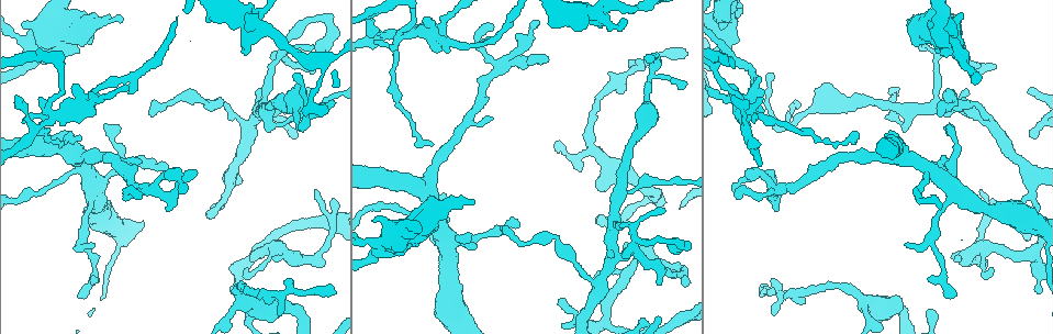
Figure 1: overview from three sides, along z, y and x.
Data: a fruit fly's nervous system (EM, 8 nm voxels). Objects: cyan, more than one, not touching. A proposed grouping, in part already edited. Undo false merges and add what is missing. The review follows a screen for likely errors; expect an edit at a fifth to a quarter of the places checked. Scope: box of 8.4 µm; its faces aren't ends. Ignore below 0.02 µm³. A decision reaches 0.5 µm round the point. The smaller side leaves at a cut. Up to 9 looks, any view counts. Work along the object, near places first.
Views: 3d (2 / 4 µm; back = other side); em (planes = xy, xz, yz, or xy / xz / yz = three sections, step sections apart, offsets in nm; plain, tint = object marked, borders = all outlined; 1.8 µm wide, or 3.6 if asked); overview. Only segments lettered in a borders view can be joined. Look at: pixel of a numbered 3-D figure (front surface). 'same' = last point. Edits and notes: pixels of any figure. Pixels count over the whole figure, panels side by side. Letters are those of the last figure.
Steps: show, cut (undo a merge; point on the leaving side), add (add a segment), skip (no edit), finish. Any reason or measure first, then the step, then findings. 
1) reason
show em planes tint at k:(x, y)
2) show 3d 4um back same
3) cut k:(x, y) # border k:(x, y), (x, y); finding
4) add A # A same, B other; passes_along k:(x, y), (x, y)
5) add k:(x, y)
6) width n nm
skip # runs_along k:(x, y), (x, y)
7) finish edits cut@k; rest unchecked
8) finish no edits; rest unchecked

branch stops here
show em xz step 4 borders at 1:(334, 292)

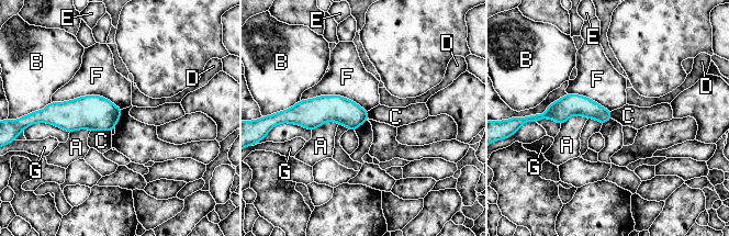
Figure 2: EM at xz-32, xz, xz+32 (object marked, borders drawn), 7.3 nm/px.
skip # A other, B other, C other, D other, E other, F other, G other; runs_along 2:(608, 113), (562, 109), (547, 115); no lettered segment goes on from it

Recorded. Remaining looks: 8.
free end
show em yz step 4 borders at 1:(935, 312)

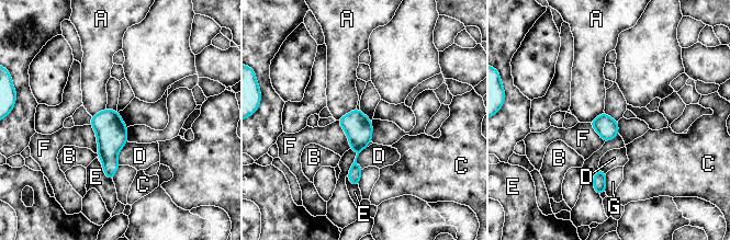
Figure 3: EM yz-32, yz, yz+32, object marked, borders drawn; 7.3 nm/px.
skip # A other, B other, C other, D other, E other, F other, G other; no lettered segment goes on from it

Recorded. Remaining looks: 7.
arms part here
show em planes borders at 1:(414, 31)

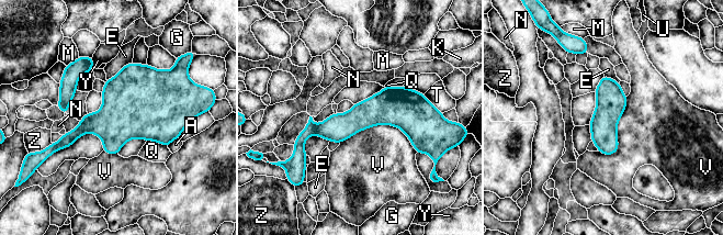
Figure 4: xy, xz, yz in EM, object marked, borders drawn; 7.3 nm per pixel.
width 220 nm
cut 4:(298, 157) # A other, E other, G other, K other, M other, N other, Q other, T other, U other, V other, Y other, Z other; border 4:(317, 126), (315, 132); two neurons meet here

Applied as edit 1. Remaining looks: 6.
redraw
show overview

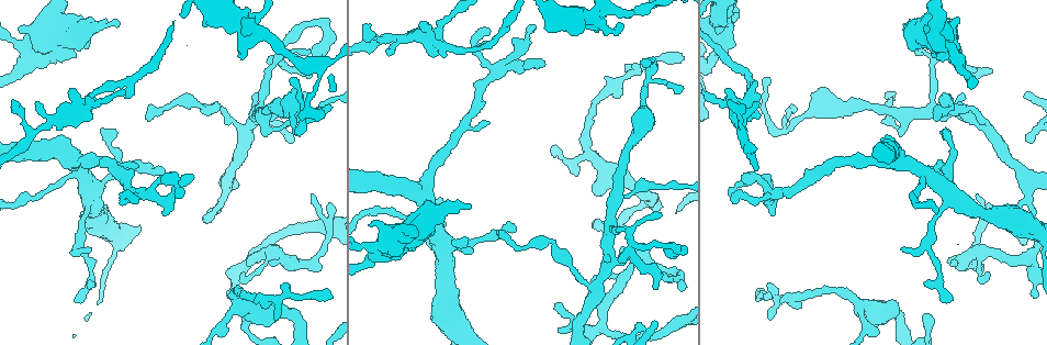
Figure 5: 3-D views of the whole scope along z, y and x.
thin neck
show 3d 4um at 5:(599, 283)

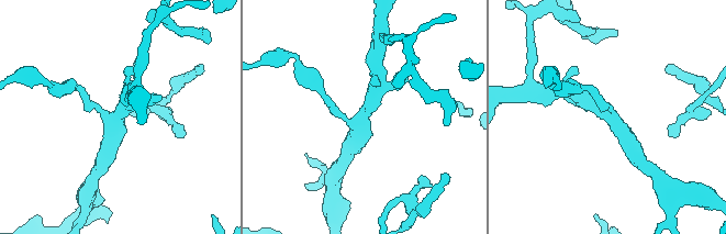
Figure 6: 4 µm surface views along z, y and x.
arms 3; need the tissue
show em planes plain at 6:(360, 114)

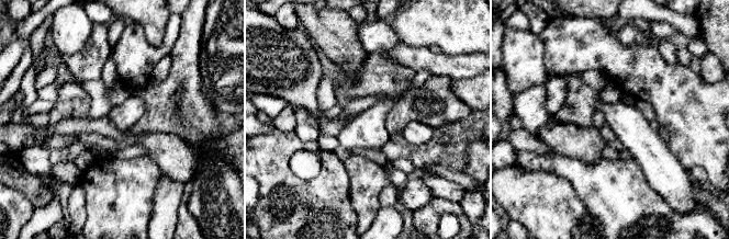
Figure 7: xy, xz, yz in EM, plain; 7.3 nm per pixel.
show em planes borders same

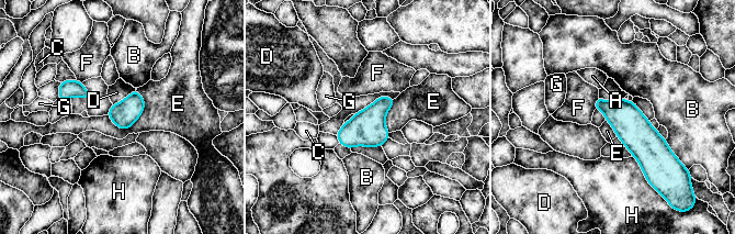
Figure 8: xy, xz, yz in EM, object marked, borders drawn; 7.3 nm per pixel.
skip # A other, B other, C other, D other, E other, F other, G other, H other; border 8:(137, 89), (144, 110), (122, 130); all the same neuron

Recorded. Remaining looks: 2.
finish edits cut@4; rest unchecked

